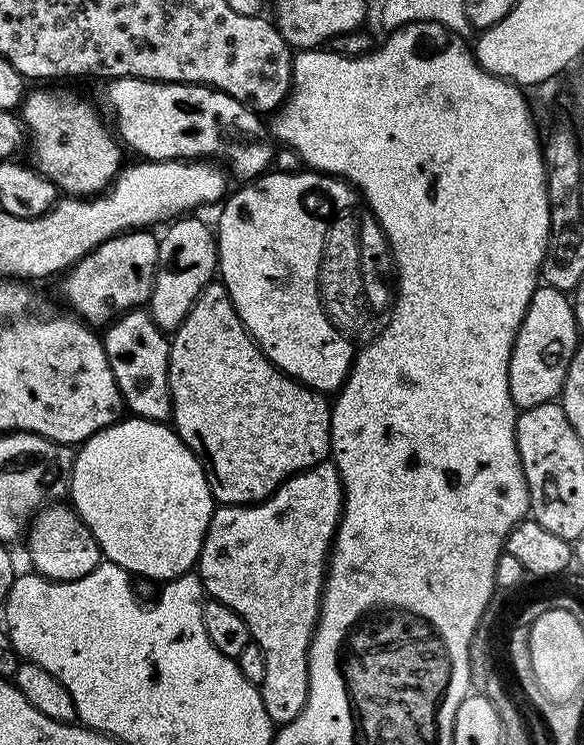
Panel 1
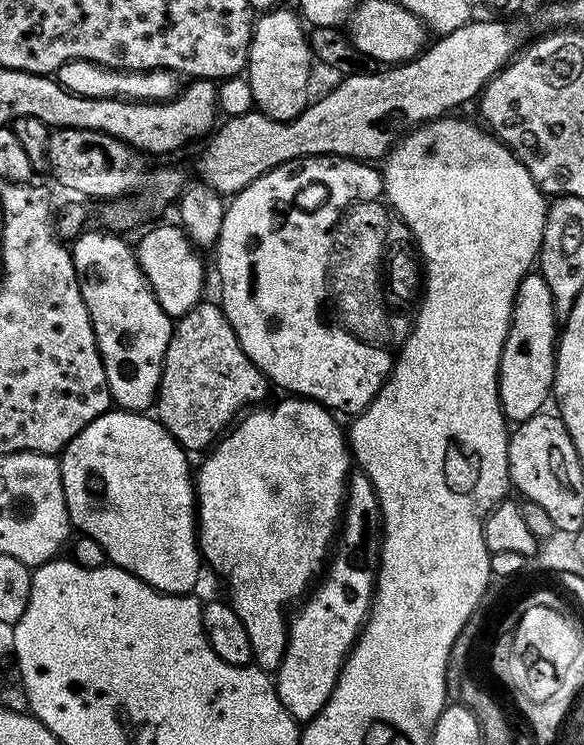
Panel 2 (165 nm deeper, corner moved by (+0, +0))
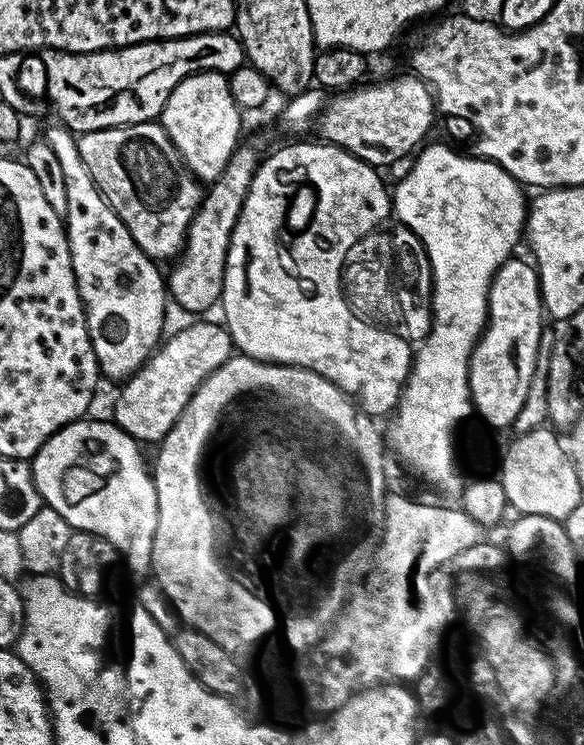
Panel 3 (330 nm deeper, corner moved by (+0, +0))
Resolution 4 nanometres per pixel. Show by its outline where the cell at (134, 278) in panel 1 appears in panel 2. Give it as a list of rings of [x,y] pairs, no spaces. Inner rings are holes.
[[[179,223],[160,224],[152,228],[140,241],[135,241],[136,261],[158,298],[162,310],[173,318],[185,316],[201,303],[204,292],[204,260],[195,244],[184,233]]]

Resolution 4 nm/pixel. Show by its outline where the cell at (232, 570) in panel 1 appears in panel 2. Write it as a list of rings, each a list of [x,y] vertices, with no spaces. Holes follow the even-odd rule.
[[[362,470],[353,471],[348,478],[342,513],[342,535],[331,553],[330,563],[322,579],[307,593],[296,617],[291,617],[288,645],[274,673],[278,698],[297,722],[312,720],[322,710],[322,706],[326,706],[338,682],[344,660],[352,651],[364,621],[368,619],[374,595],[374,572],[360,564],[368,560],[368,536],[375,532],[377,535],[381,524],[380,503],[370,478]]]

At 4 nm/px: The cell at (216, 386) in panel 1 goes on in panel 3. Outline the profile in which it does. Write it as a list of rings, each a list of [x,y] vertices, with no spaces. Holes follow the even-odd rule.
[[[208,318],[197,319],[200,320],[197,324],[188,324],[178,329],[172,337],[169,335],[136,375],[129,376],[119,385],[120,393],[110,413],[111,419],[141,445],[159,445],[177,418],[184,413],[201,382],[234,355],[232,335],[223,323],[211,324],[204,319]]]

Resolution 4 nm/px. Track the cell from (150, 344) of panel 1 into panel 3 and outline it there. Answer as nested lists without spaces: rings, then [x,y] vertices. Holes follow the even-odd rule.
[[[59,122],[53,128],[42,132],[42,138],[54,150],[62,169],[62,178],[66,178],[66,214],[62,217],[68,233],[70,258],[74,278],[78,286],[80,301],[84,304],[84,317],[88,323],[90,342],[94,346],[96,361],[100,367],[101,377],[108,376],[115,382],[123,382],[129,376],[136,375],[148,357],[156,351],[164,332],[164,300],[166,301],[166,276],[159,272],[157,261],[152,260],[134,242],[130,230],[114,214],[106,198],[98,190],[94,178],[90,178],[90,170],[86,170],[86,162],[82,162],[82,154],[78,154],[78,136]]]

